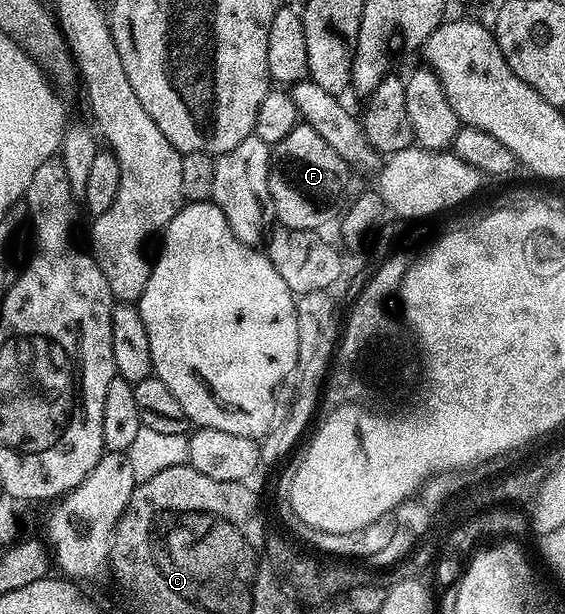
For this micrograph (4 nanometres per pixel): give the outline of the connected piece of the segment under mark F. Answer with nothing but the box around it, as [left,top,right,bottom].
[268,122,350,231]

